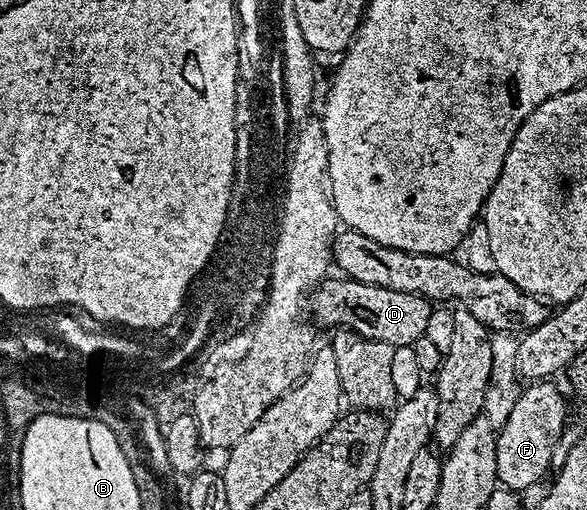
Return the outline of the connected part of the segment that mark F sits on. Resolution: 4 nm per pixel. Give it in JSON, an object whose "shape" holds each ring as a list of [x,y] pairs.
{"shape":[[[544,379],[528,384],[514,398],[511,410],[506,410],[497,429],[497,481],[504,489],[522,491],[535,485],[551,469],[553,443],[562,434],[569,421],[567,405],[559,389],[550,380]]]}

